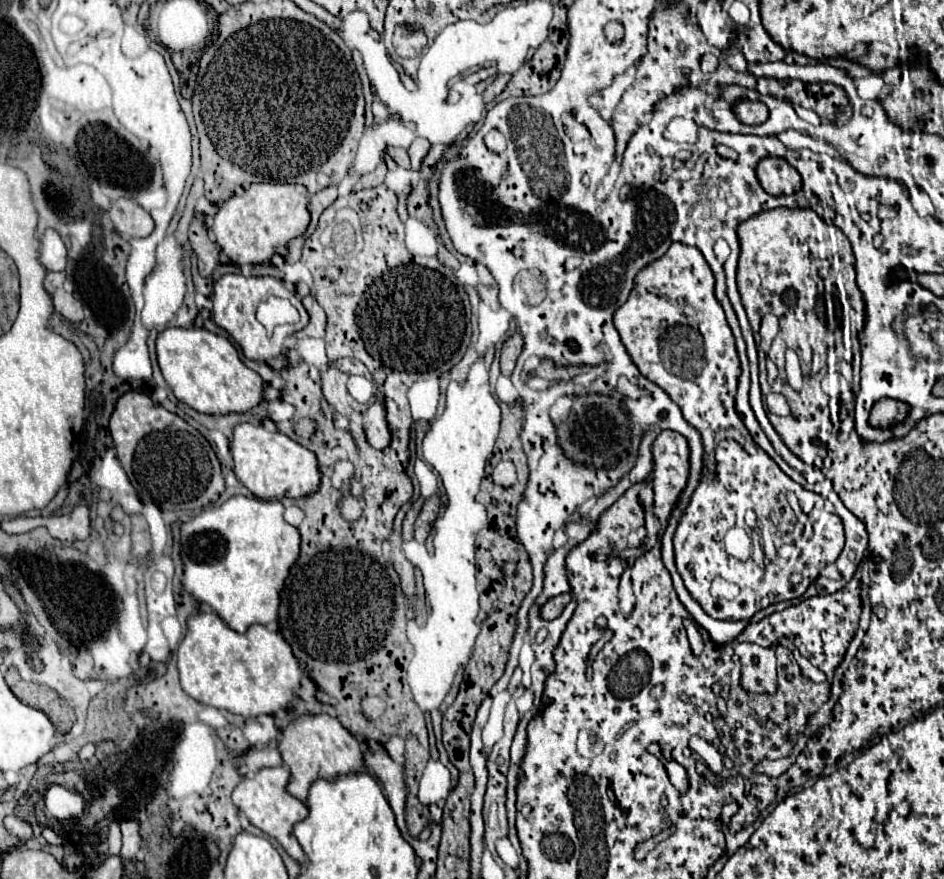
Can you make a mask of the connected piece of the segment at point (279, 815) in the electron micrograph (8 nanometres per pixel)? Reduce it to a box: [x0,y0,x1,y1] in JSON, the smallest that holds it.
[233,765,307,863]

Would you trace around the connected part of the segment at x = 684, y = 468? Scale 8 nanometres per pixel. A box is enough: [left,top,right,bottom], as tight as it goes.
[651,431,689,521]

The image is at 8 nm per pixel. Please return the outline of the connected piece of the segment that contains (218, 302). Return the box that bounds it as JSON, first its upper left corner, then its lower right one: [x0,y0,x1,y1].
[213,275,309,361]

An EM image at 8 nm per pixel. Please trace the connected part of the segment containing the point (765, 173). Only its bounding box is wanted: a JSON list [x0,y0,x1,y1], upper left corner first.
[757,157,803,195]

